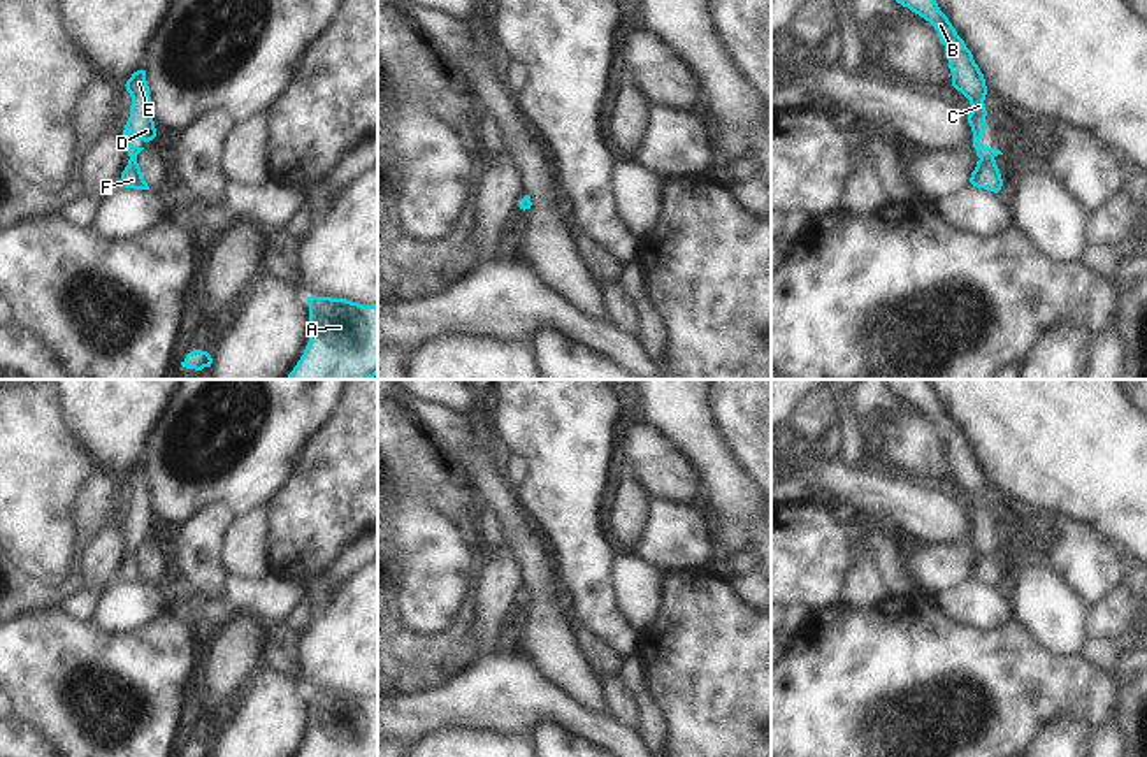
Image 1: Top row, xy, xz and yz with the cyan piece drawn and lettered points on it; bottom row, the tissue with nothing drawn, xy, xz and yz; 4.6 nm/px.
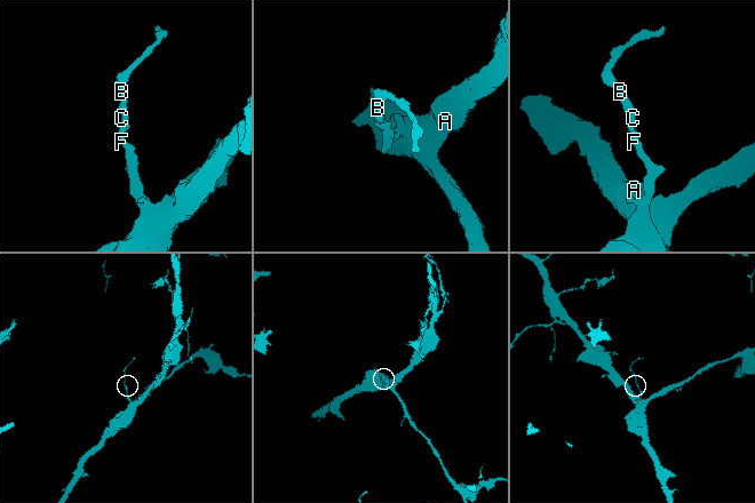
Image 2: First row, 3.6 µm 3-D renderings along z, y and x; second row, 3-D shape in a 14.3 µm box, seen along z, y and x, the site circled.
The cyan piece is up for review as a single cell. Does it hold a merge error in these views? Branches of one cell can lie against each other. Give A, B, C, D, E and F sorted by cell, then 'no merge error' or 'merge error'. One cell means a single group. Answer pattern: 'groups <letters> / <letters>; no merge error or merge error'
groups A B C D E F; no merge error

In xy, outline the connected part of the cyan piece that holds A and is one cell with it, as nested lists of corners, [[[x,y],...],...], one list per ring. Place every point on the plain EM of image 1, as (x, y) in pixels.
[[[307,690],[309,736],[297,757],[378,757],[378,699]]]

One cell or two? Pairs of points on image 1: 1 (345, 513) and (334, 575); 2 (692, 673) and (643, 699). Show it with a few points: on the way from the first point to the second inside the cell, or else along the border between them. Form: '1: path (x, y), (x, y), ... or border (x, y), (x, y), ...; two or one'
1: border (359, 538), (336, 559), (322, 578), (329, 589); two
2: border (638, 657), (649, 689), (666, 717), (668, 735); two

